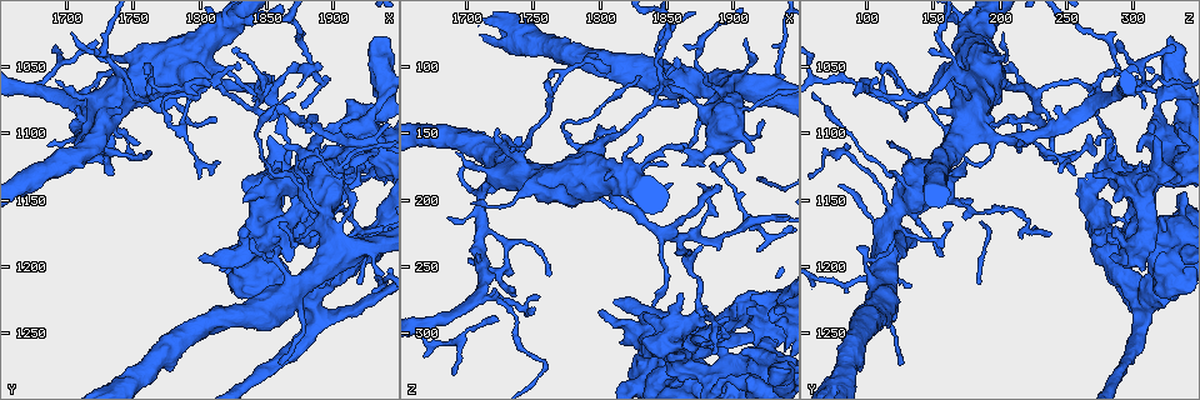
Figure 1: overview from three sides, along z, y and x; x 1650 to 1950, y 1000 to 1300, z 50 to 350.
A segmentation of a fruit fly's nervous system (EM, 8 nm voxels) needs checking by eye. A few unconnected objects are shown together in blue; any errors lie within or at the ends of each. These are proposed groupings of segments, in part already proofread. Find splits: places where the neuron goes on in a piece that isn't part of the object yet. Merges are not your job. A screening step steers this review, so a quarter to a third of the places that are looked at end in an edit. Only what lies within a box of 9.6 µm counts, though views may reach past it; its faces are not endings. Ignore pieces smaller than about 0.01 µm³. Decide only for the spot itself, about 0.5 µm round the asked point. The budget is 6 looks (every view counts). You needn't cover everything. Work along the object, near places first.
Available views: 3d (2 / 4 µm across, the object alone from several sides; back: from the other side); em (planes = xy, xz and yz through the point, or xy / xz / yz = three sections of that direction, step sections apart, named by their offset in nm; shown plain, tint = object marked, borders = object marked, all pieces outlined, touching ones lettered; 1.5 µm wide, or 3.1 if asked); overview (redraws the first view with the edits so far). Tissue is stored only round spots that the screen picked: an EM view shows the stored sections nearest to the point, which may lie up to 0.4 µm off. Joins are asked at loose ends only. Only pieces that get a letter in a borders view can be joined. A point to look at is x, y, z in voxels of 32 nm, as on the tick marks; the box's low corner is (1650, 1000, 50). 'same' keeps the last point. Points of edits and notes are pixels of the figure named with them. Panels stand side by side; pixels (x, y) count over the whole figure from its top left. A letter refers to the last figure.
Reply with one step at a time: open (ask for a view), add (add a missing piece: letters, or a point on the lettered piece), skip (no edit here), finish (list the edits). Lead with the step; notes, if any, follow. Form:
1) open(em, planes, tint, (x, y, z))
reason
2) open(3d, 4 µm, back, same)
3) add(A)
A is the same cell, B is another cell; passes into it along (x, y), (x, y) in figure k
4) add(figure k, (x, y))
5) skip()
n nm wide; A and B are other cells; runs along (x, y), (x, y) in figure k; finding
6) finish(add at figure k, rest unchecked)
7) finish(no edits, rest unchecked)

open(3d, 2 µm, (1934, 1028, 328))
thick end

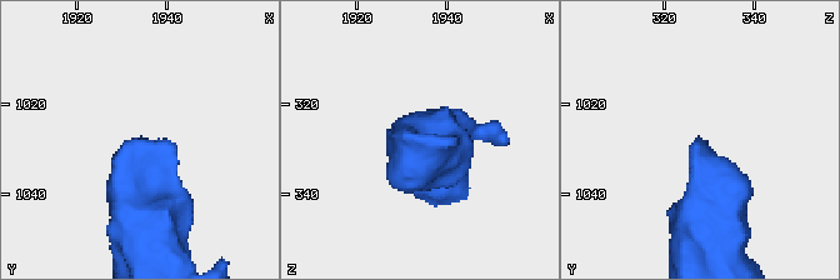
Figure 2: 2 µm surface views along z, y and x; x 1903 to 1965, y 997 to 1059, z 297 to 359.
open(em, planes, tint, (1933, 1027, 326))

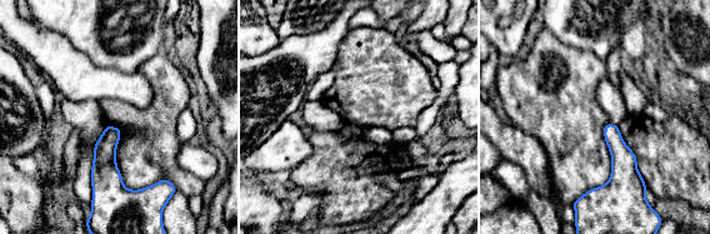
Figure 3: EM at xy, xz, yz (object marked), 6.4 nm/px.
open(em, planes, borders, same)

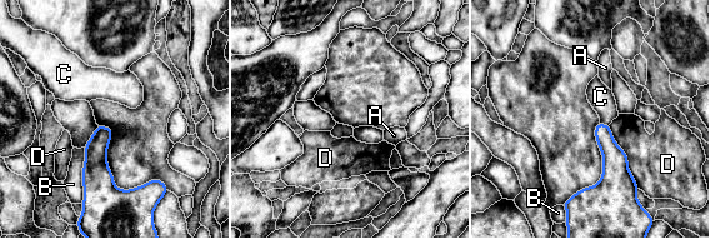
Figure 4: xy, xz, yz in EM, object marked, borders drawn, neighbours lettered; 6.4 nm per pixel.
skip()
A, B, C and D are other cells; border along (600, 122), (608, 125) in figure 4; no lettered piece goes on from it

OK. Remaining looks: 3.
open(3d, 2 µm, (1902, 1184, 282))
thick end

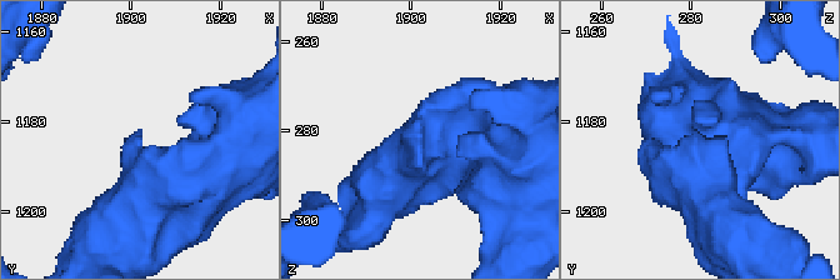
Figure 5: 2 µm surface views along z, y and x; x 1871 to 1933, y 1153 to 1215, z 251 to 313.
open(em, planes, borders, (1903, 1183, 280))

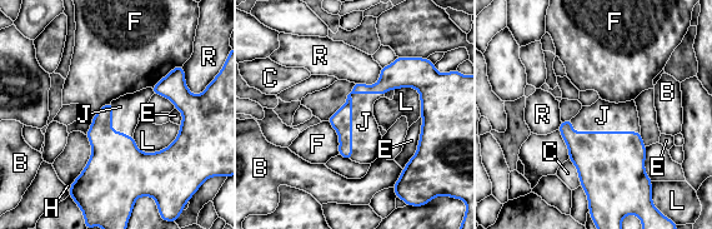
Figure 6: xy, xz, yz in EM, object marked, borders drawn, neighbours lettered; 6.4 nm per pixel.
add(J)
J is the same cell, B, C, E, F, H, L and R are other cells; it goes on there

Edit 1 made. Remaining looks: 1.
finish(add at figure 6, rest unchecked)

